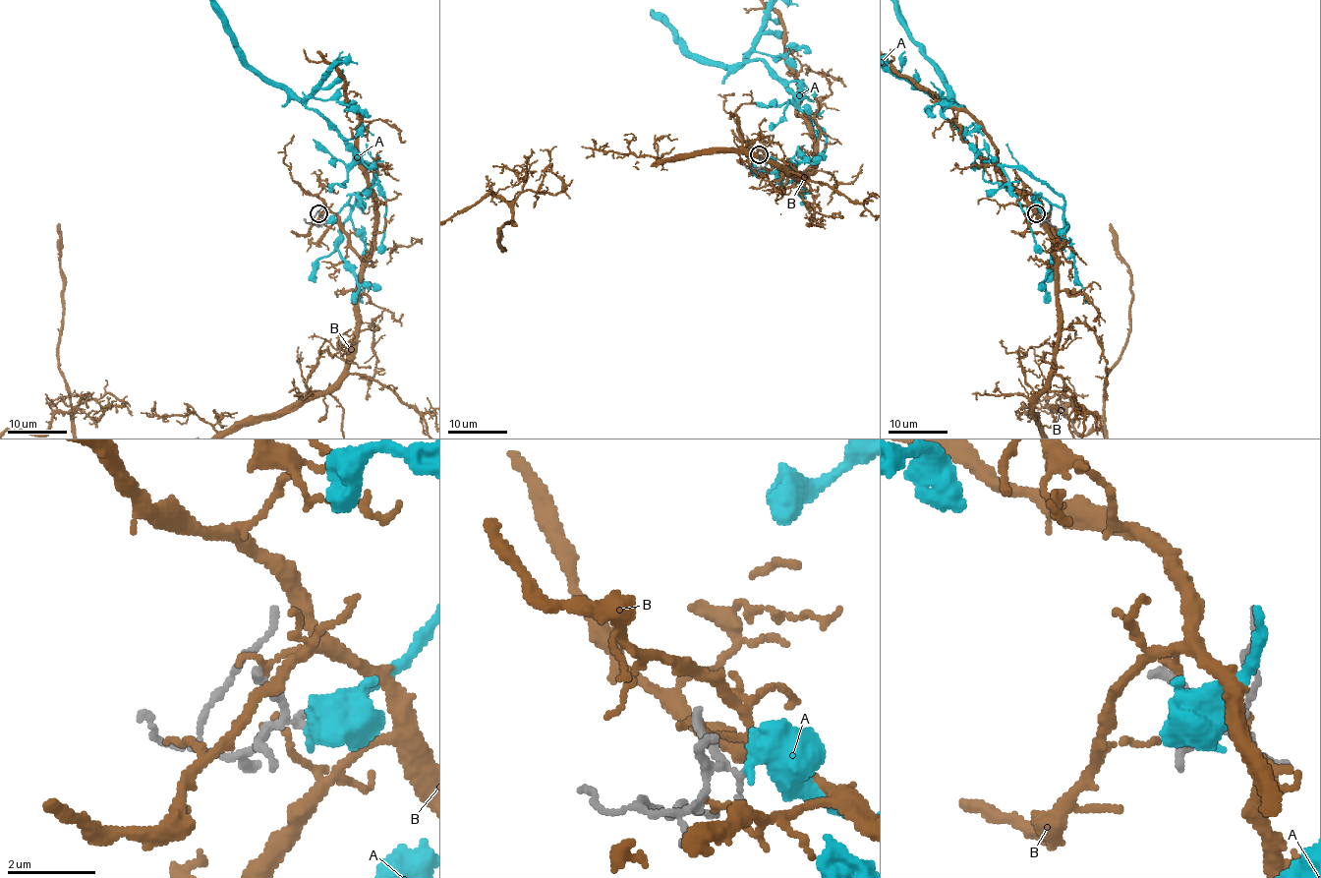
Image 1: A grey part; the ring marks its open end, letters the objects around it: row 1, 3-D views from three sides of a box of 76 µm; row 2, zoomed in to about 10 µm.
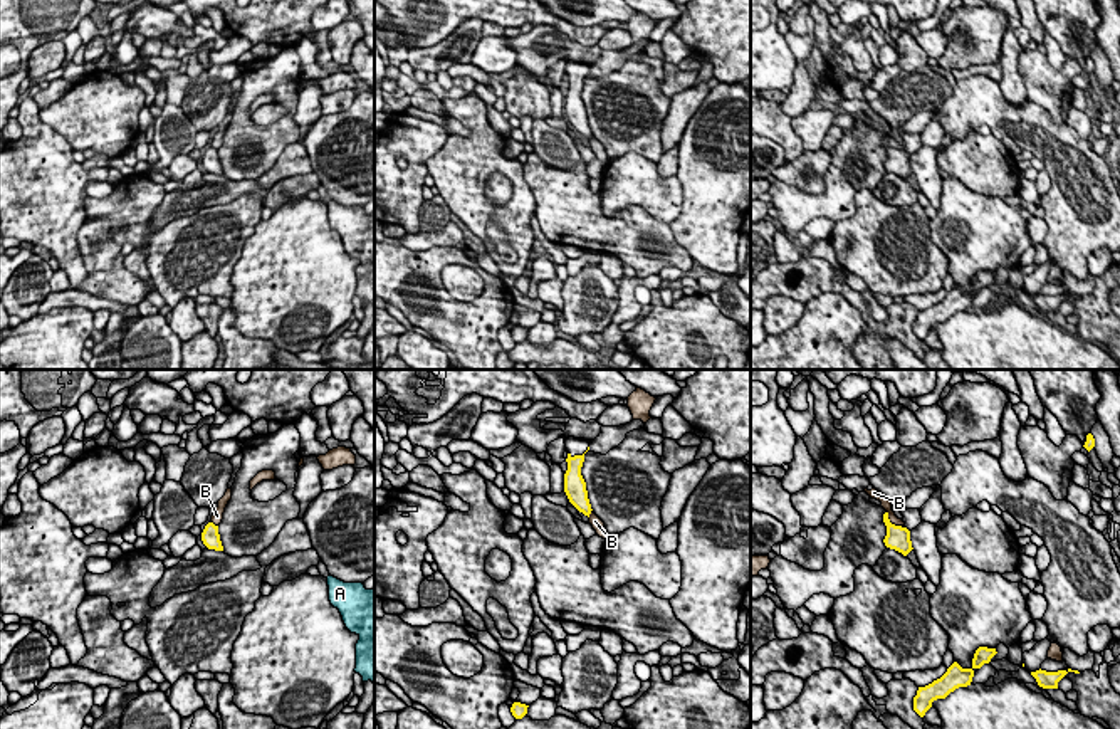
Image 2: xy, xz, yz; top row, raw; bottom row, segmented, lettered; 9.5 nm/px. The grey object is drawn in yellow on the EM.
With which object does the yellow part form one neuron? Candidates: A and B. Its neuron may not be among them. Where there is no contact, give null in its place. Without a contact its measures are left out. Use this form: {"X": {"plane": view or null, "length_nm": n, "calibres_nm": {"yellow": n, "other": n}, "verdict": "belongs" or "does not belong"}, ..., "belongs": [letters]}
{"A": {"plane": null, "verdict": "does not belong"}, "B": {"plane": "yz", "length_nm": 200, "calibres_nm": {"yellow": 240, "other": 90}, "verdict": "does not belong"}, "belongs": []}

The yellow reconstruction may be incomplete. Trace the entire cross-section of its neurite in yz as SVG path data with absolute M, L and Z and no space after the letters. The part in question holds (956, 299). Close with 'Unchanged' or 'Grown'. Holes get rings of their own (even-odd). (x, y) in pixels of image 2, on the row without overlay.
M954 286L940 302L925 311L919 311L917 319L913 321L913 334L924 341L934 324L945 323L955 312L971 309L972 301L972 292L962 292Z. Unchanged

